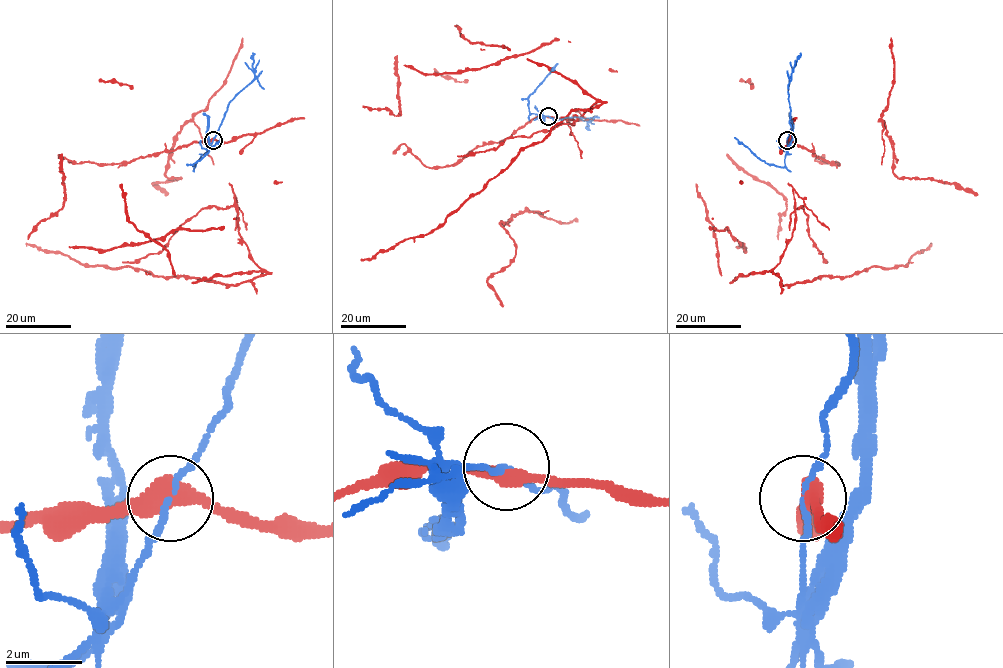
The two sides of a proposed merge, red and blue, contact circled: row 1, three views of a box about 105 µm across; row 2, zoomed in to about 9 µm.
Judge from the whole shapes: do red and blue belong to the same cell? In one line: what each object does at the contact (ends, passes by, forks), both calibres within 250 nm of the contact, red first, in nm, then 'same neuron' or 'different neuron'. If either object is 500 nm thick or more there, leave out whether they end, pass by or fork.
red passes by; blue passes by; 440 nm thick on the red side, 140 nm on the other; different neuron

